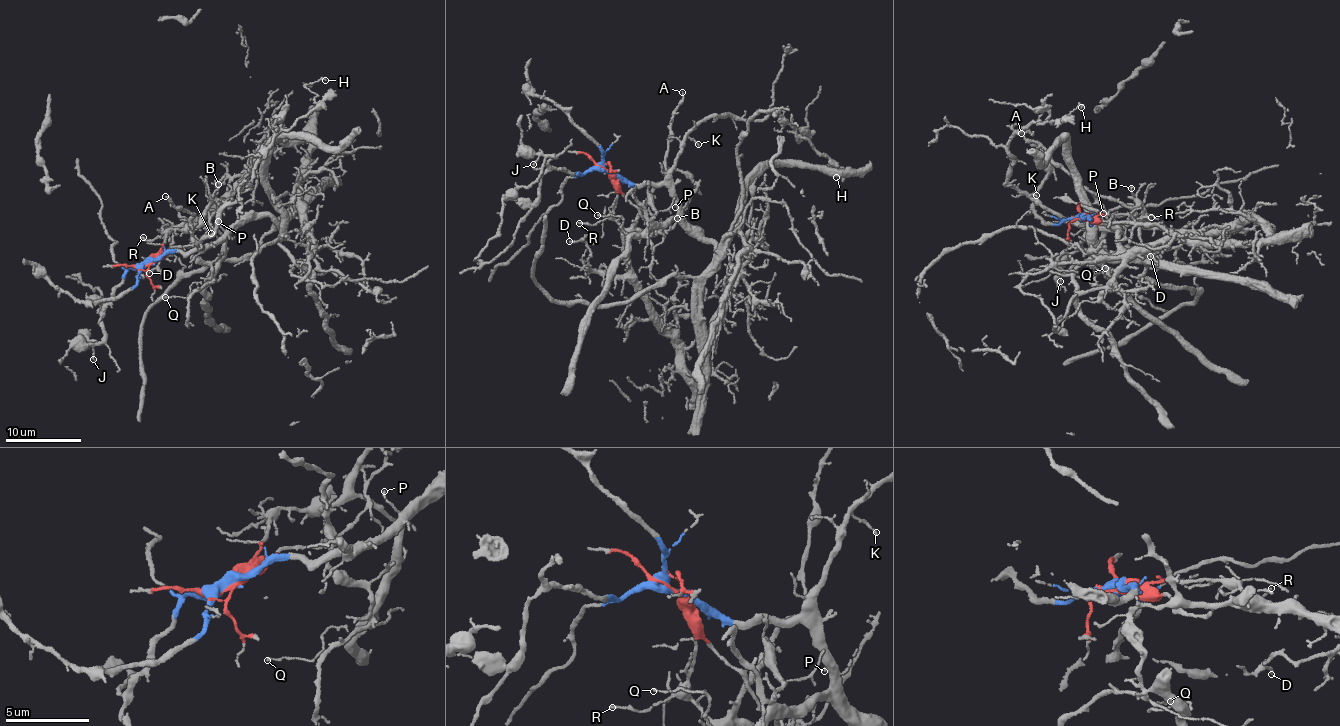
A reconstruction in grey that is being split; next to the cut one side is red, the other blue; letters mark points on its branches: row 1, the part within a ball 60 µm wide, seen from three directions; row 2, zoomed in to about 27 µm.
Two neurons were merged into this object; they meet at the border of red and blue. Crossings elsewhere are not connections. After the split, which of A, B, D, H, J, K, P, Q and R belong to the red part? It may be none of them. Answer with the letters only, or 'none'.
A, B, D, R

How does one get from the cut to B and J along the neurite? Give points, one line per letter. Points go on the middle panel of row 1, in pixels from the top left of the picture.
B: (605, 170), (610, 173), (615, 191), (655, 230), (663, 234), (666, 221), (677, 220), (676, 217)
J: (606, 169), (592, 169), (576, 176), (547, 164), (552, 155), (539, 156), (533, 164)

